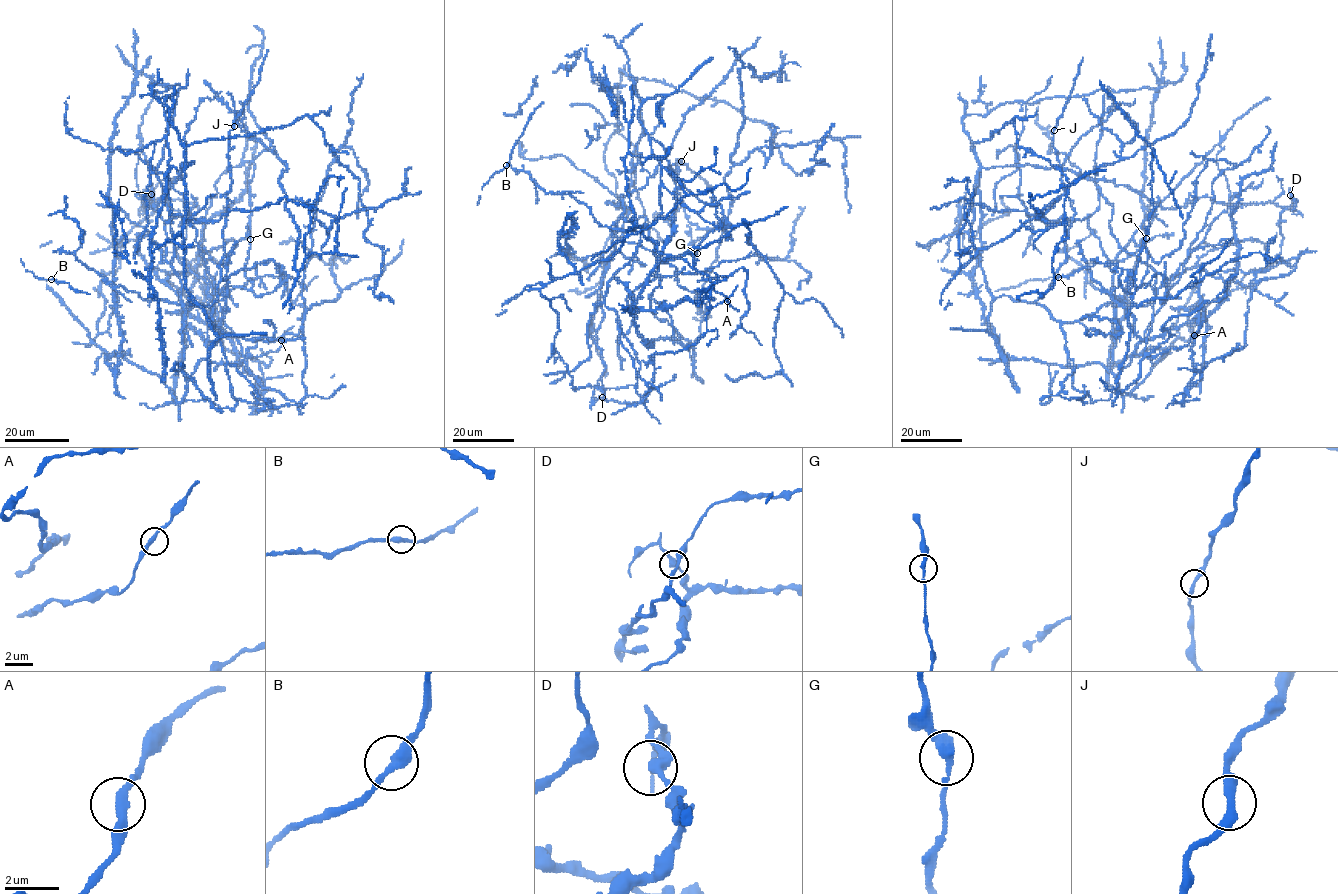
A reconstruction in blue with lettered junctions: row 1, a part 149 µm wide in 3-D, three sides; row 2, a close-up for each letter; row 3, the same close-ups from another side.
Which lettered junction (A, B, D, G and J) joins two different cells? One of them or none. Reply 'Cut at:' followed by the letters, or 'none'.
Cut at: G

